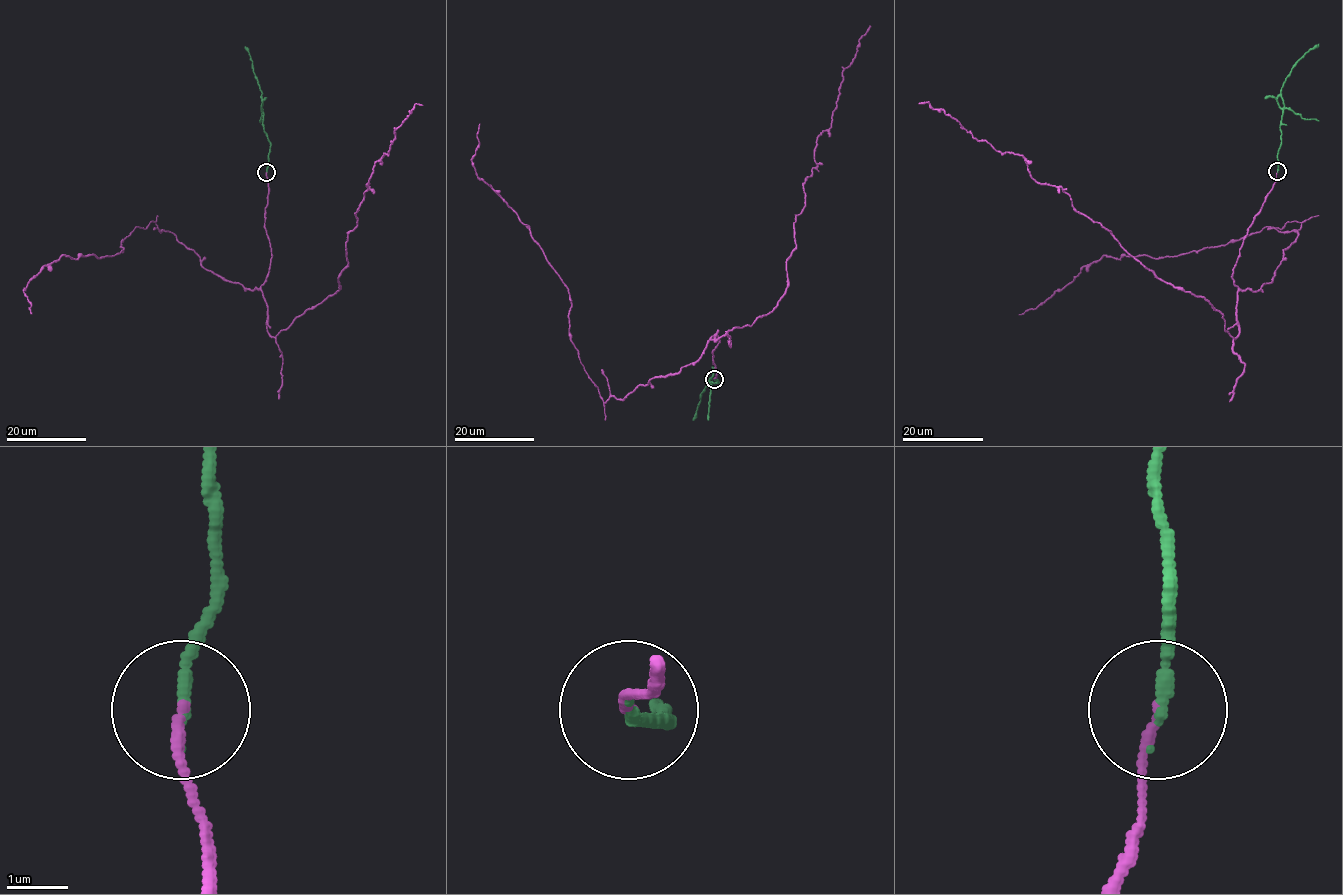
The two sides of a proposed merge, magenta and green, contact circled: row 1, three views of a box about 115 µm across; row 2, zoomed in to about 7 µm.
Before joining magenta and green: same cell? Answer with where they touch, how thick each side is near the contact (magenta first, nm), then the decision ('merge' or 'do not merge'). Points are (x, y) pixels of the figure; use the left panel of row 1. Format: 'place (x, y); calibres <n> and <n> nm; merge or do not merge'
place (266, 172); calibres 170 and 200 nm; merge

